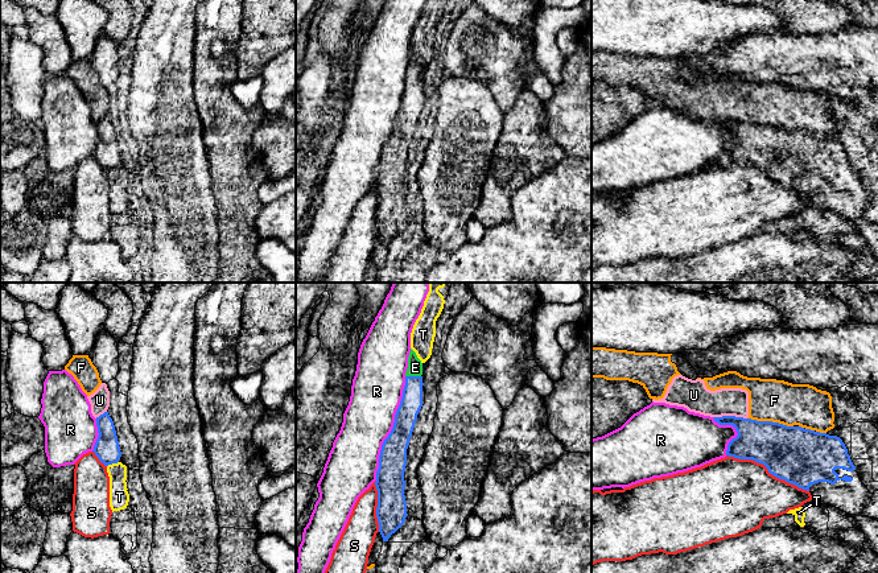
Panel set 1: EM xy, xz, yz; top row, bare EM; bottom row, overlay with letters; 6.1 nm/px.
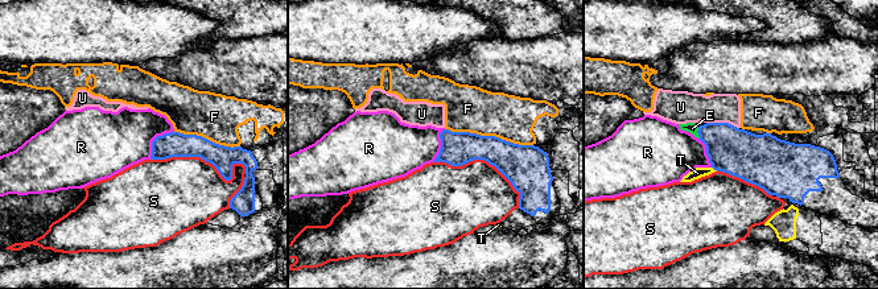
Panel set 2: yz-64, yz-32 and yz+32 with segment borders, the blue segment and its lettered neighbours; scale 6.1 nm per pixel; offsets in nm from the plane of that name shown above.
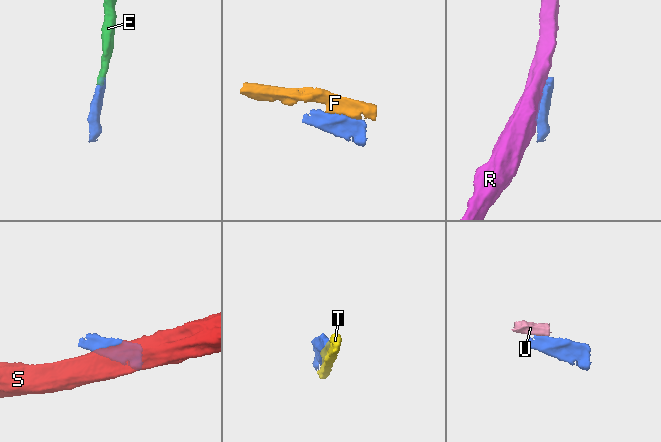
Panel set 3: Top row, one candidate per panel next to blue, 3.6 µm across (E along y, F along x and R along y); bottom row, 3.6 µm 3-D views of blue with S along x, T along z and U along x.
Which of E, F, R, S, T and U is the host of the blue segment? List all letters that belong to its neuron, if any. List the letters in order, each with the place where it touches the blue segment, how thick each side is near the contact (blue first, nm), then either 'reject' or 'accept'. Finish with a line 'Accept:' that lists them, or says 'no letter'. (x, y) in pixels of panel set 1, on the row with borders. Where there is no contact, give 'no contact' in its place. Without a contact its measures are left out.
E: meets blue in xz at (413, 376); 130 nm thick on the blue side, 100 nm on the other; accept
F: meets blue in yz at (770, 421); 340 nm thick on the blue side, 260 nm on the other; reject
R: meets blue in xz at (392, 428); 170 nm thick on the blue side, 320 nm on the other; reject
S: meets blue in yz at (767, 469); 340 nm thick on the blue side, 440 nm on the other; reject
T: meets blue in xy at (112, 462); 150 nm thick on the blue side, 120 nm on the other; reject
U: meets blue in yz at (730, 416); 260 nm thick on the blue side, 180 nm on the other; reject
Accept: E

